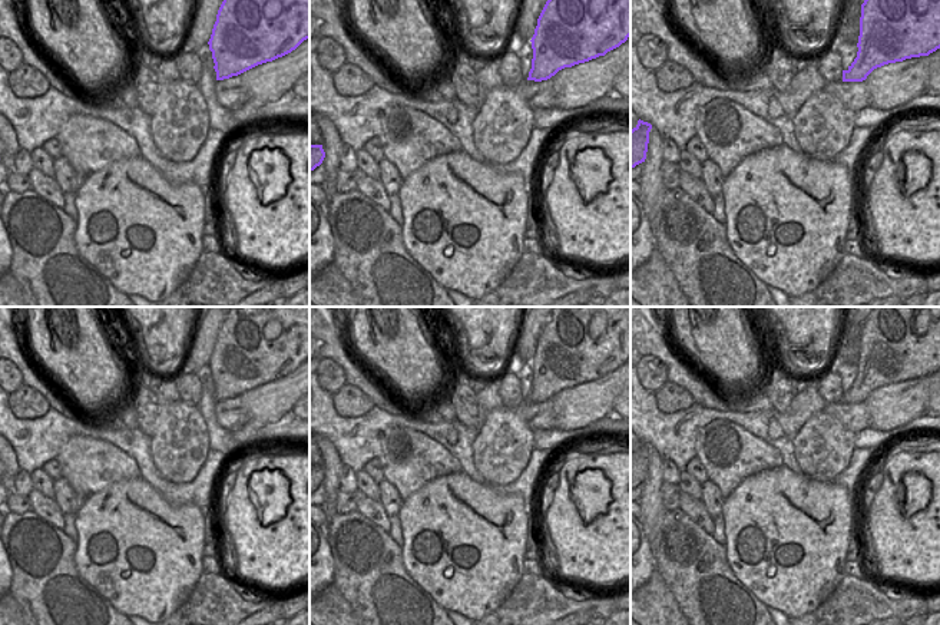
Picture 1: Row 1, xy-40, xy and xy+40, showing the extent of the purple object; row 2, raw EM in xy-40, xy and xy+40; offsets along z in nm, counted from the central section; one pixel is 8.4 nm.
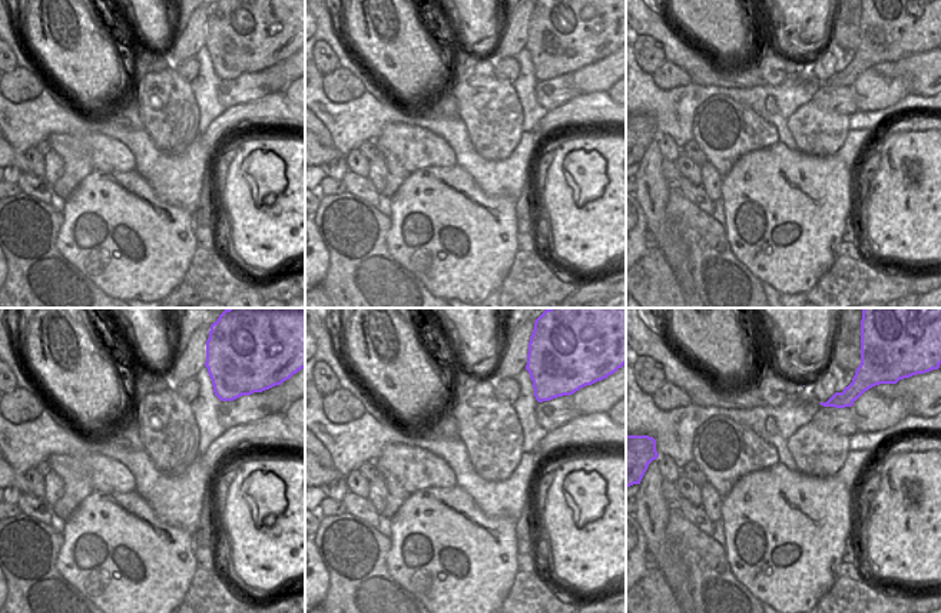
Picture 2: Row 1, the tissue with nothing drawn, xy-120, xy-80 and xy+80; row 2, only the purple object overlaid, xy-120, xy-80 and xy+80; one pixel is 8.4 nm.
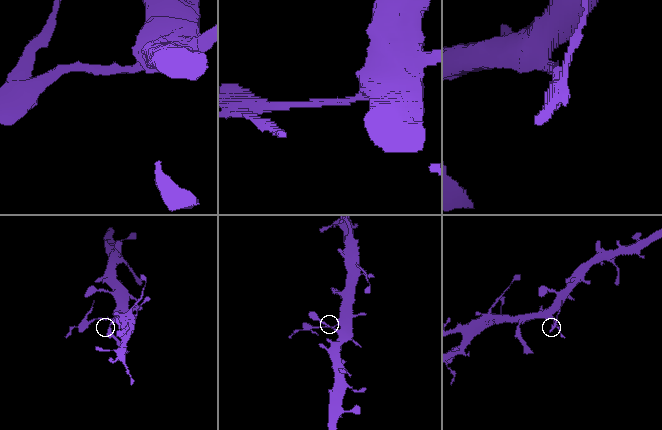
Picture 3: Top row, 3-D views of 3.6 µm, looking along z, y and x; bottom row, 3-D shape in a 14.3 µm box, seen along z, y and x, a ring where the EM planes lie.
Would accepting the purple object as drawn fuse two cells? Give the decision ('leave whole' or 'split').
split

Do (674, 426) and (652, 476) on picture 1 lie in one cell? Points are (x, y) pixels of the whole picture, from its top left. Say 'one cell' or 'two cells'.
two cells

